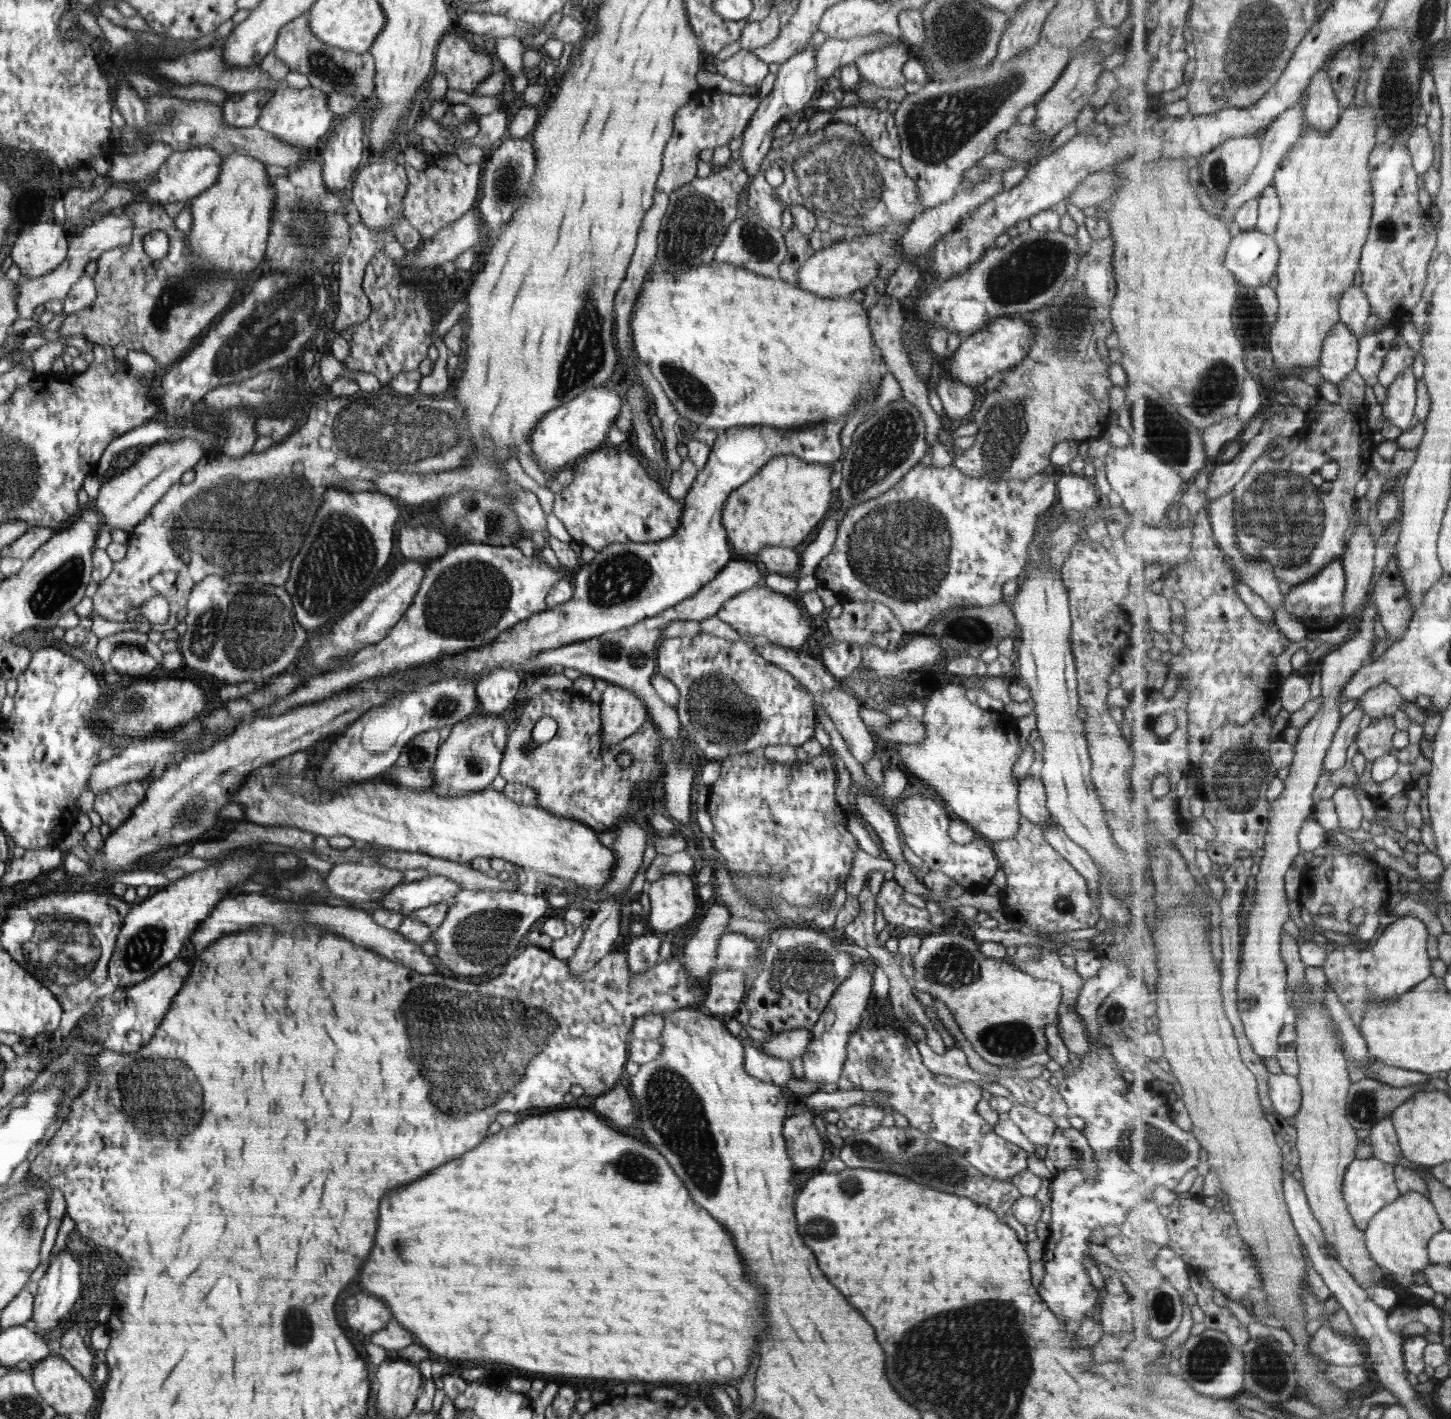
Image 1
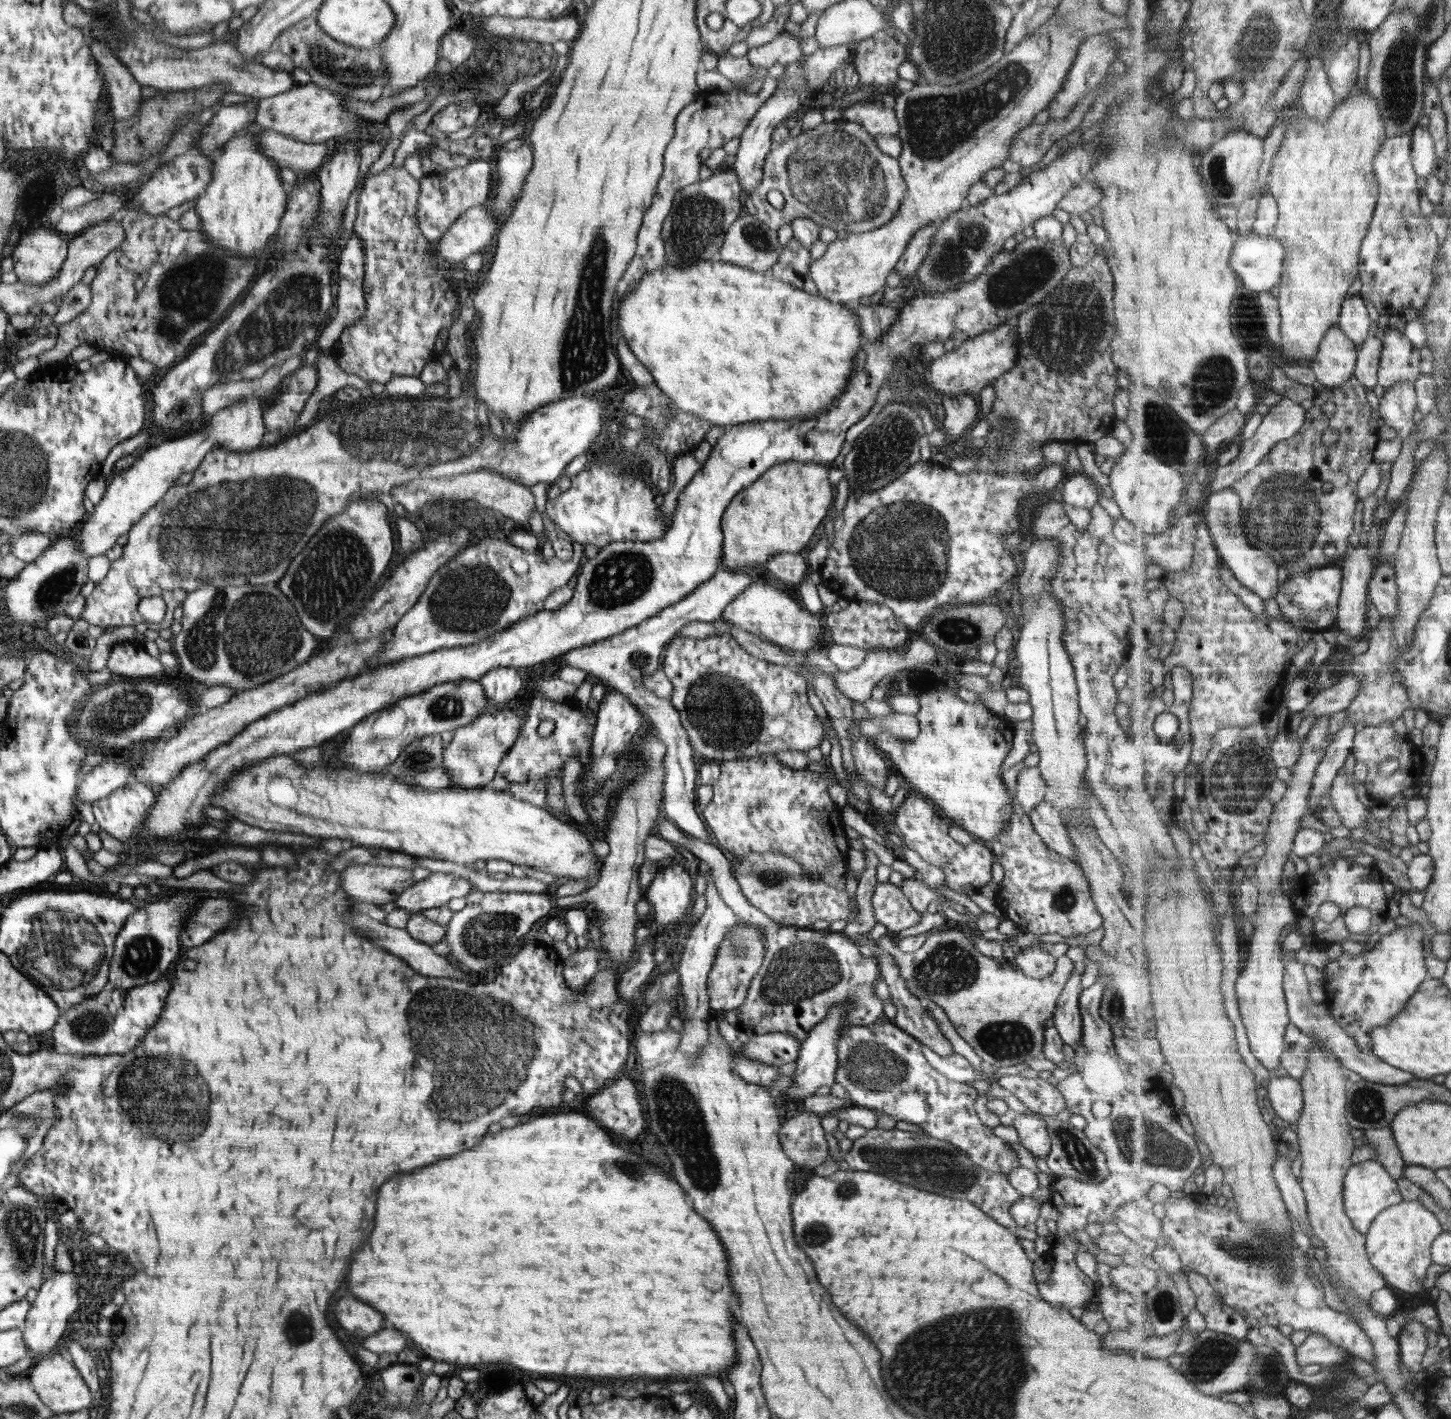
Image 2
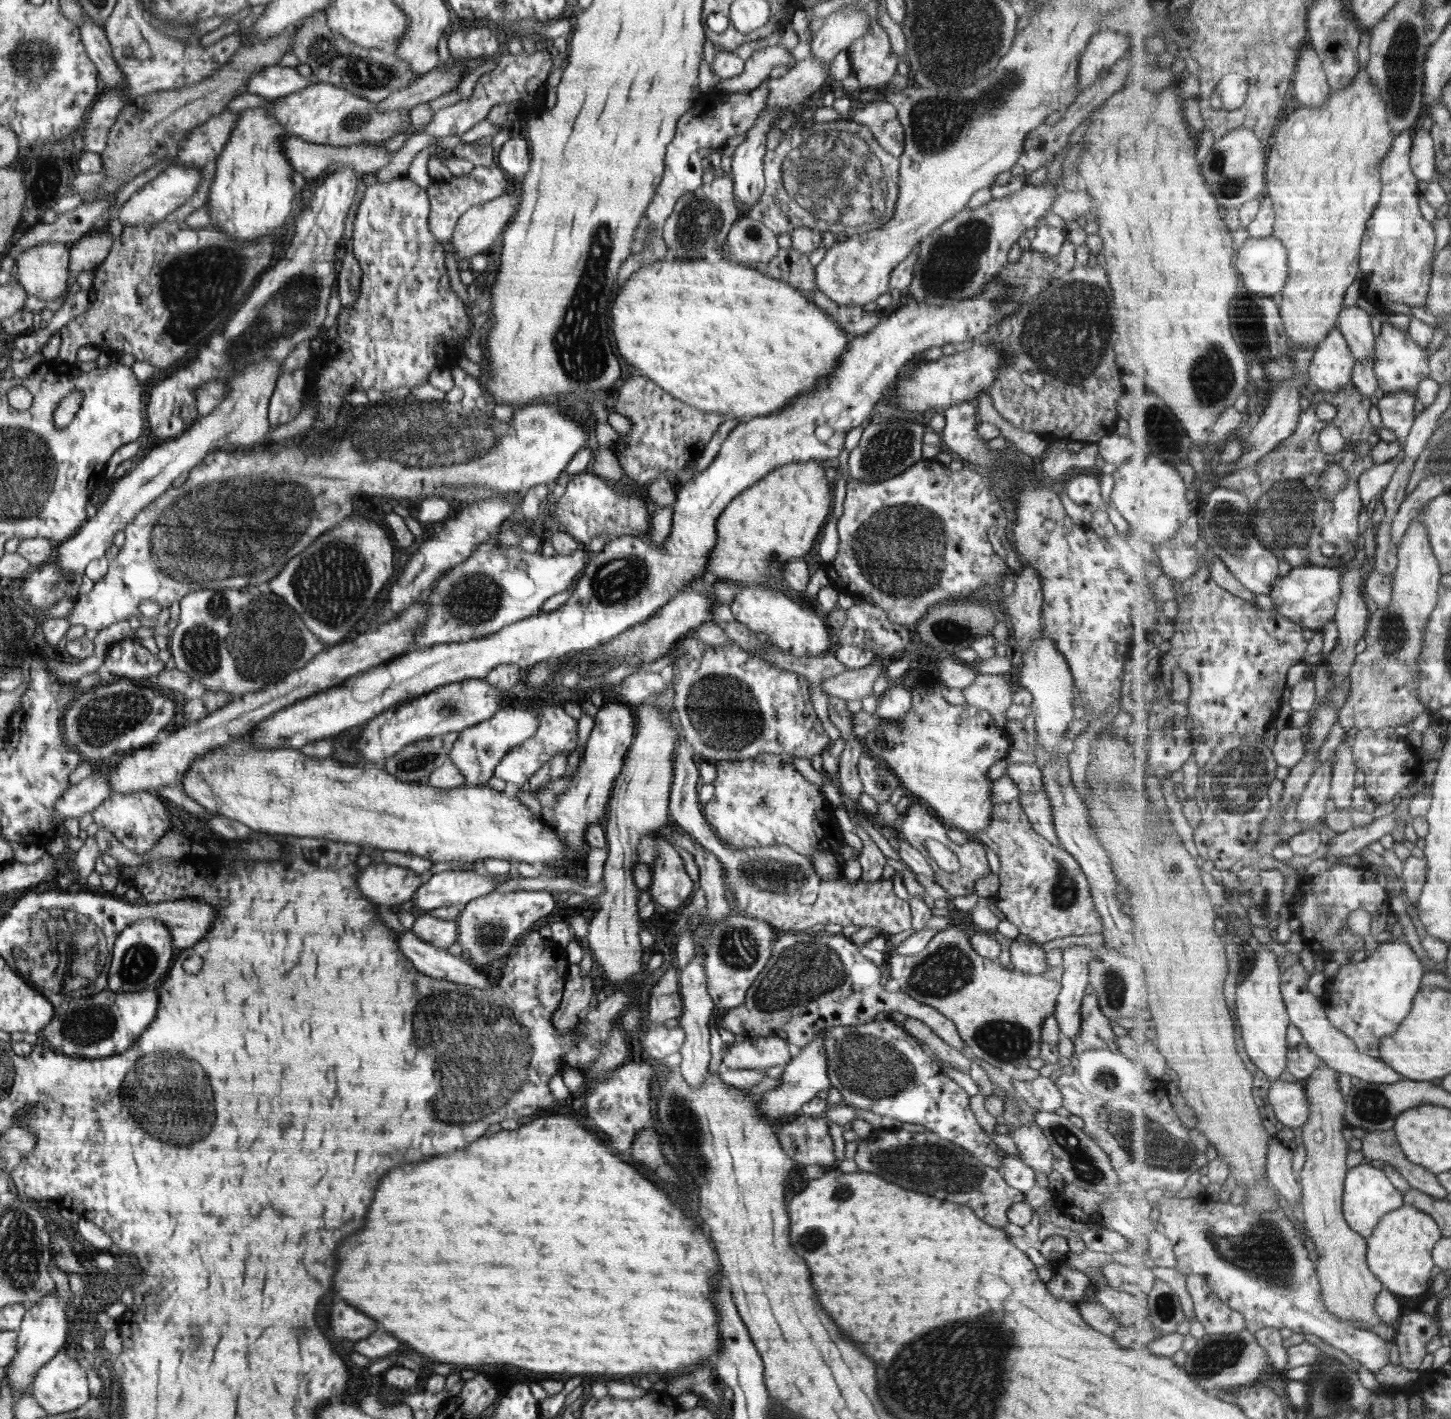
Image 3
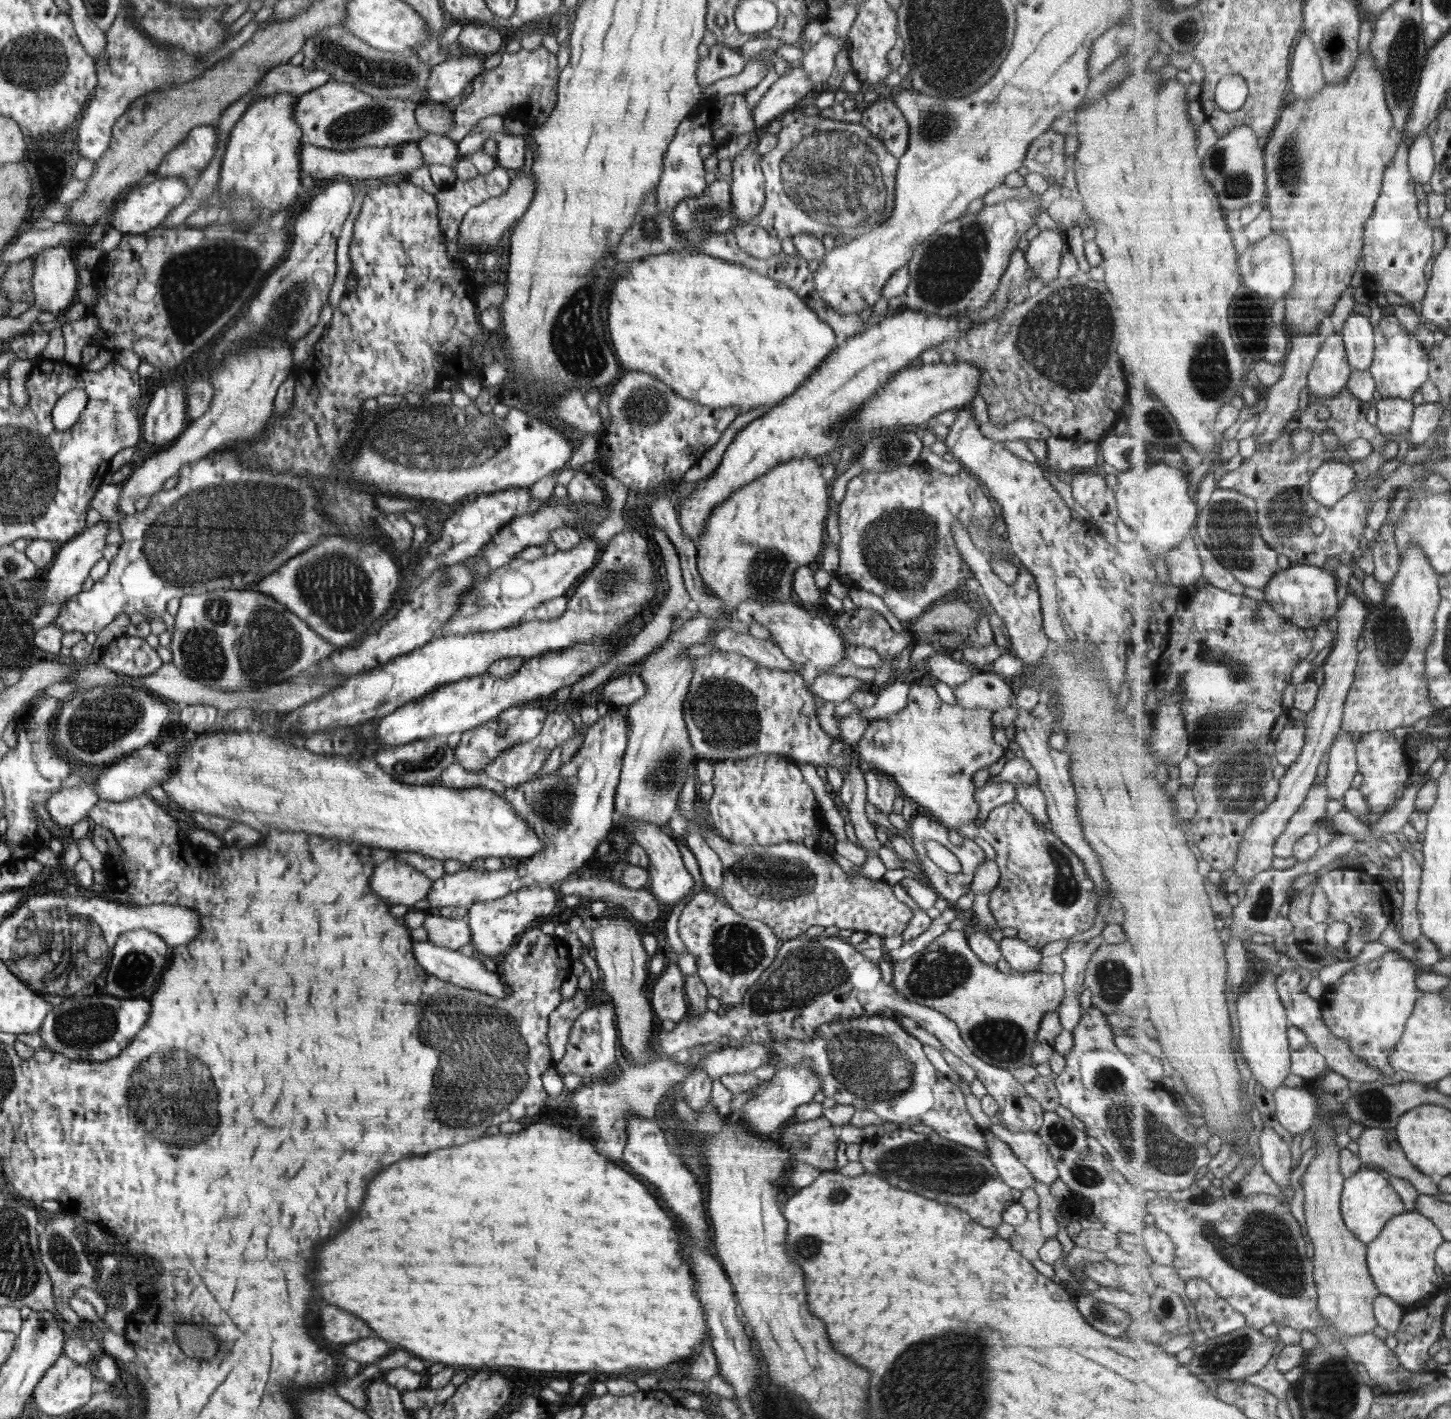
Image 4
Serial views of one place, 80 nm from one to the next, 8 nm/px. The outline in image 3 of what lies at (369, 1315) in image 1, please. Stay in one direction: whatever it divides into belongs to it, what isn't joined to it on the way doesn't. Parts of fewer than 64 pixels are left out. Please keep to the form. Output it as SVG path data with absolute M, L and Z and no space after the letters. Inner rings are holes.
M338 1302L330 1310L330 1330L336 1338L348 1340L362 1340L368 1338L376 1330L376 1320L356 1312L350 1304Z

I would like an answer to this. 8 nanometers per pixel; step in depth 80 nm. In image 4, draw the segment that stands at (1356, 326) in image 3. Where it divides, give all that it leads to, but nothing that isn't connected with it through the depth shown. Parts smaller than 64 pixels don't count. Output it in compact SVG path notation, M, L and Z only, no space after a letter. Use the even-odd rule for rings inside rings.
M1352 311L1344 324L1347 347L1351 363L1356 369L1371 369L1377 355L1377 327L1372 324L1370 316Z

